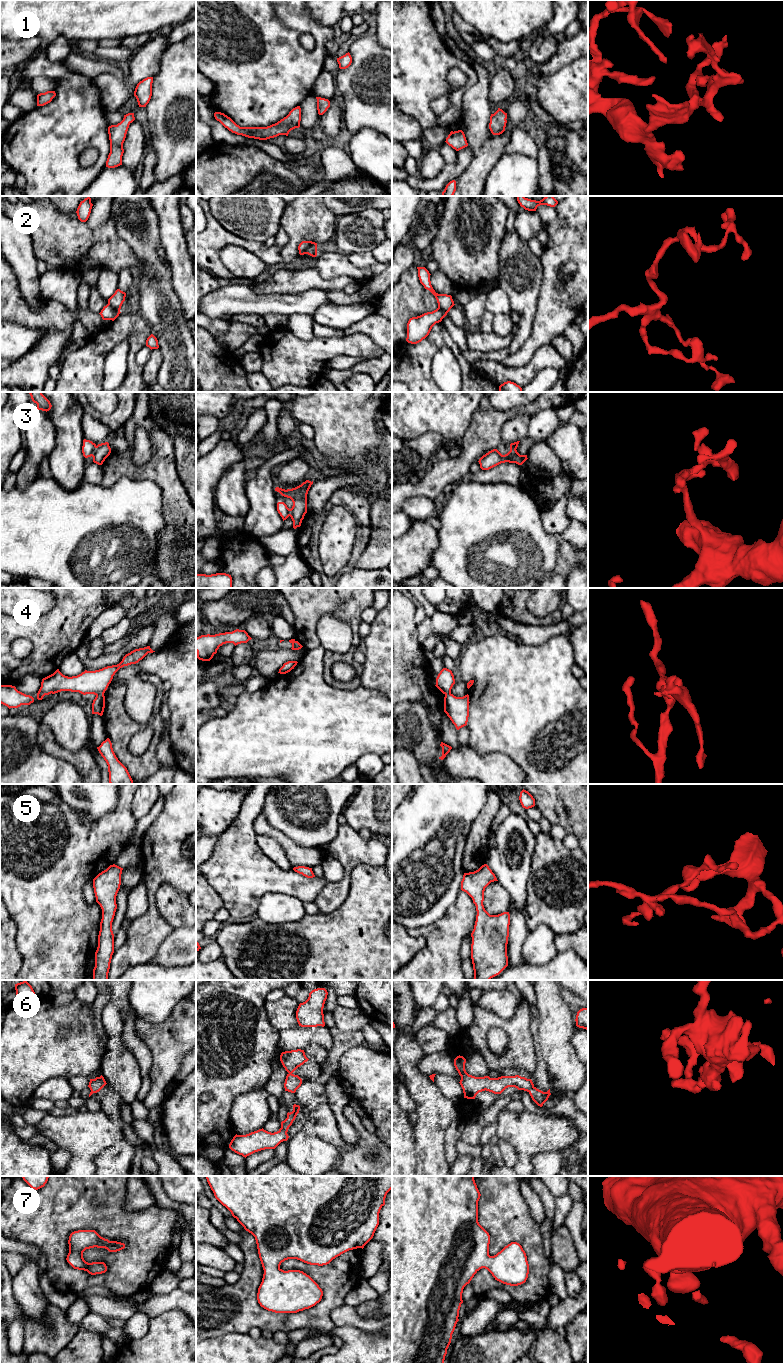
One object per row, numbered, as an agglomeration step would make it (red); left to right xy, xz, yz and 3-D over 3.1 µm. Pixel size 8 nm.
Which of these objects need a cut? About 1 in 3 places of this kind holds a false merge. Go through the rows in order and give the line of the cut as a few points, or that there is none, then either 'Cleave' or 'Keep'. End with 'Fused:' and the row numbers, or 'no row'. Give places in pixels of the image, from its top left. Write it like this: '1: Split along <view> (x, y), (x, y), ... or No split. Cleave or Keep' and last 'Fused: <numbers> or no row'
1: No split. Keep
2: Split along xz (314, 242), (304, 253). Cleave
3: No split. Keep
4: Split along xy (103, 693), (99, 693), (96, 696). Cleave
5: No split. Keep
6: No split. Keep
7: No split. Keep
Fused: 2, 4

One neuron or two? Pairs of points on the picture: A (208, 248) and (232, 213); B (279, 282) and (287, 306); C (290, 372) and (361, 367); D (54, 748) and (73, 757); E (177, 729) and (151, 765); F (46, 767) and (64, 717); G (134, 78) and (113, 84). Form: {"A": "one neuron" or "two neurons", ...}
{"A": "two neurons", "B": "two neurons", "C": "two neurons", "D": "one neuron", "E": "two neurons", "F": "two neurons", "G": "one neuron"}

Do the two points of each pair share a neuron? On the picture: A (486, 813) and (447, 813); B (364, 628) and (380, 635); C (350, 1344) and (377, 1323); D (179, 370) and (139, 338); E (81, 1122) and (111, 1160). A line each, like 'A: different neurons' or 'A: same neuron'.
A: different neurons
B: different neurons
C: different neurons
D: different neurons
E: different neurons

